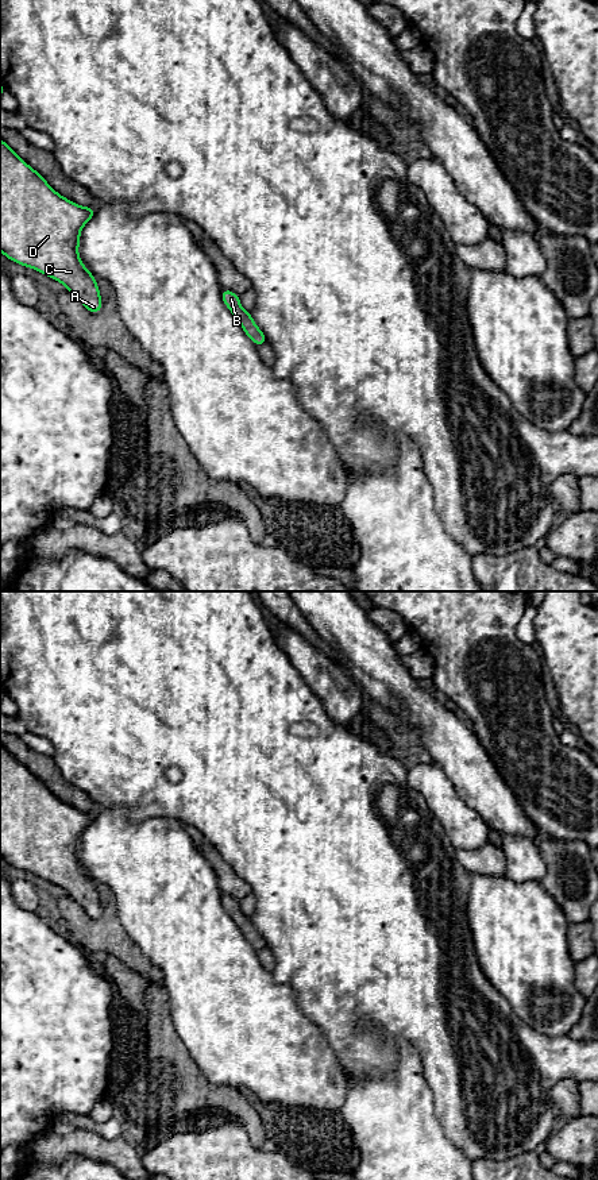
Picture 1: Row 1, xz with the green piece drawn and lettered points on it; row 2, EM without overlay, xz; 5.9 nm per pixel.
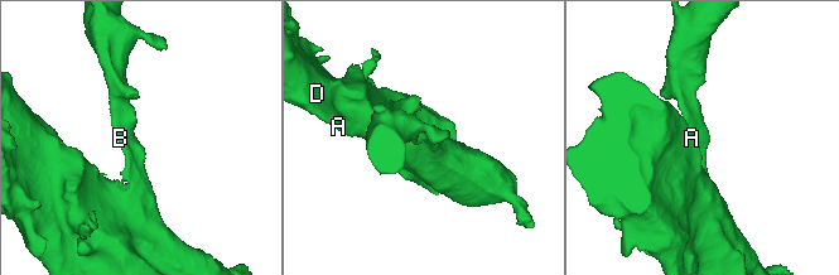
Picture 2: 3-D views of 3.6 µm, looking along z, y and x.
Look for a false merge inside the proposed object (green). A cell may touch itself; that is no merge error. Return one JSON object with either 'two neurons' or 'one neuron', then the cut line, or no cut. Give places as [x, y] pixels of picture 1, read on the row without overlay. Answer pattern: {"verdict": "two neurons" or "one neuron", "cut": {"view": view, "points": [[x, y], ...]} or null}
{"verdict": "one neuron", "cut": null}

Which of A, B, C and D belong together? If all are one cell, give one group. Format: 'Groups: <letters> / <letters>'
Groups: A B C D

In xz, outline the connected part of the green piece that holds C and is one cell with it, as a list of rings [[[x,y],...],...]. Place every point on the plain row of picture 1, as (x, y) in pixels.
[[[0,744],[0,856],[63,888],[90,918],[99,918],[103,913],[100,894],[78,861],[81,834],[93,820],[94,811],[84,813],[58,799]]]

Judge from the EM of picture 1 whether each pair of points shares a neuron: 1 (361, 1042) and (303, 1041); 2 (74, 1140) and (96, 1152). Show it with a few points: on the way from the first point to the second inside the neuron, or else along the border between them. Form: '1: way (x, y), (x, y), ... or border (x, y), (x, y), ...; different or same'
1: border (307, 1015), (321, 1032), (343, 1068); different
2: way (80, 1142), (91, 1146); same

